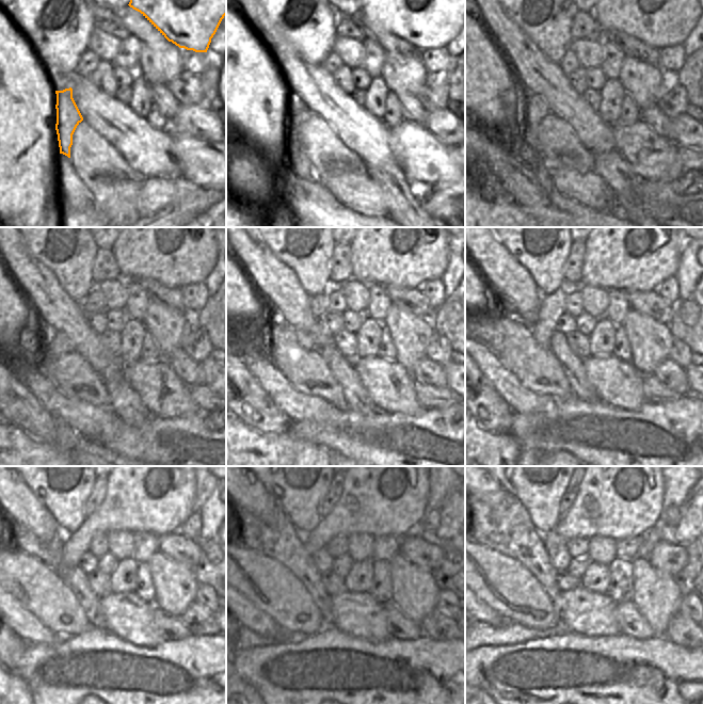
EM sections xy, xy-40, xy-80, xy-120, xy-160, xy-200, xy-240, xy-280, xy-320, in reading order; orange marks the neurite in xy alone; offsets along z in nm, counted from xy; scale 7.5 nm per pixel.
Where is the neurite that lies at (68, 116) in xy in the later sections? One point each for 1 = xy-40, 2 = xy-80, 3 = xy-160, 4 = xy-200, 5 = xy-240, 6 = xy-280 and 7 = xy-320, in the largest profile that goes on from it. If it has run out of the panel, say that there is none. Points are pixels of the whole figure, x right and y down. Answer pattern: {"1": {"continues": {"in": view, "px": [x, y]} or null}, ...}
{"1": {"continues": {"in": "xy-40", "px": [299, 112]}}, "2": {"continues": {"in": "xy-80", "px": [537, 109]}}, "3": {"continues": {"in": "xy-160", "px": [304, 338]}}, "4": {"continues": {"in": "xy-200", "px": [552, 306]}}, "5": {"continues": {"in": "xy-240", "px": [152, 489]}}, "6": {"continues": {"in": "xy-280", "px": [385, 490]}}, "7": {"continues": {"in": "xy-320", "px": [621, 494]}}}

